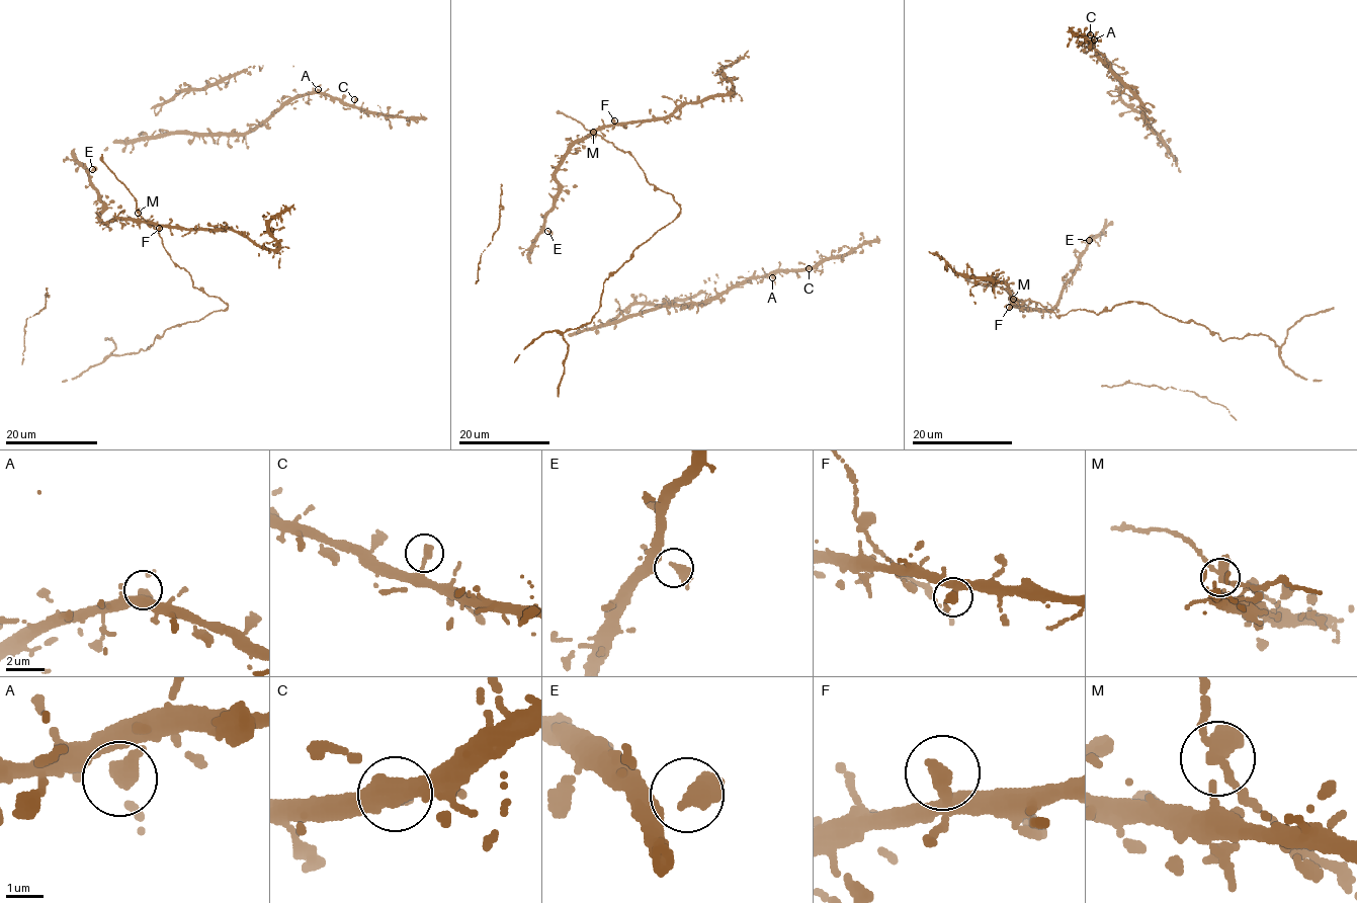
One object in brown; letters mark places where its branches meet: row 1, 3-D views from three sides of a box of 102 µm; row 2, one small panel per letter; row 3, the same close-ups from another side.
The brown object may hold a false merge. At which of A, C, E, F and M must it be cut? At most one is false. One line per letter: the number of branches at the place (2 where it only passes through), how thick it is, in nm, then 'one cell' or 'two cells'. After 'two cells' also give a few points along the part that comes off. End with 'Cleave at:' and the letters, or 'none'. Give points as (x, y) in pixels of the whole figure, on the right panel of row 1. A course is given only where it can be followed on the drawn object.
A: 2 | 320 nm | one cell
C: 1 | 400 nm | one cell
E: 2 | 320 nm | one cell
F: 2 | 280 nm | one cell
M: 2 | 360 nm | one cell
Cleave at: none

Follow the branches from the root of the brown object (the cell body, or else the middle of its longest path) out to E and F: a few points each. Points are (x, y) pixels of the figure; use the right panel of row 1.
E: (1023, 301), (1018, 300), (1018, 307), (1024, 309), (1046, 311), (1055, 304), (1089, 240)
F: (1023, 301), (1014, 305), (1013, 302), (1009, 307)

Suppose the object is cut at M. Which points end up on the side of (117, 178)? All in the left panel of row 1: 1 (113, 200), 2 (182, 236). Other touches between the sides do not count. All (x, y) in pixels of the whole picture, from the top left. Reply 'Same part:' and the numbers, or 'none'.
Same part: none

